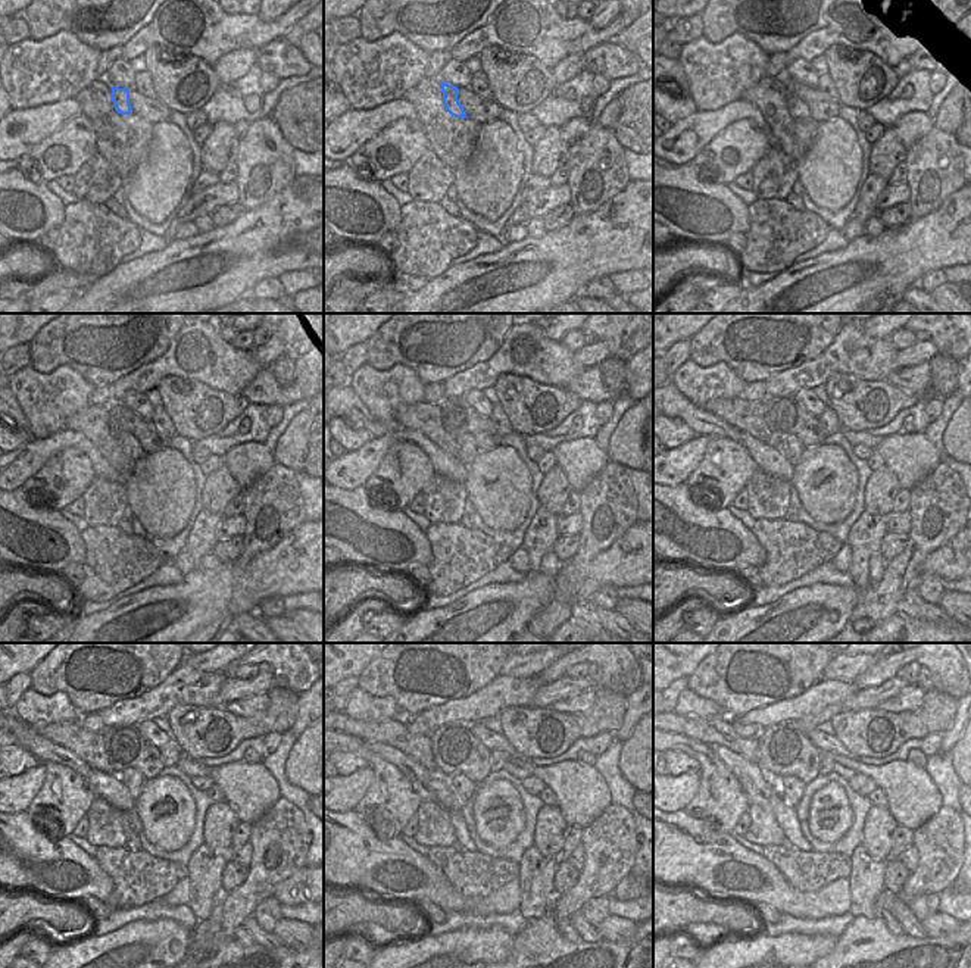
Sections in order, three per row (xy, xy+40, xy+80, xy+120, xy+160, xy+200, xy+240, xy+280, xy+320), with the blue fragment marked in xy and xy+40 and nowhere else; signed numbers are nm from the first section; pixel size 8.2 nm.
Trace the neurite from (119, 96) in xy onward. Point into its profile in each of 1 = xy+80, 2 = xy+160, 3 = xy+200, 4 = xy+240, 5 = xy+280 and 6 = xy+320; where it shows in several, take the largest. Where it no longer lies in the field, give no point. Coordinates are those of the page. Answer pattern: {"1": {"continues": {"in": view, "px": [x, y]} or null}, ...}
{"1": {"continues": {"in": "xy+80", "px": [781, 105]}}, "2": {"continues": {"in": "xy+160", "px": [467, 447]}}, "3": {"continues": {"in": "xy+200", "px": [792, 447]}}, "4": {"continues": {"in": "xy+240", "px": [133, 778]}}, "5": {"continues": {"in": "xy+280", "px": [462, 786]}}, "6": {"continues": {"in": "xy+320", "px": [792, 789]}}}

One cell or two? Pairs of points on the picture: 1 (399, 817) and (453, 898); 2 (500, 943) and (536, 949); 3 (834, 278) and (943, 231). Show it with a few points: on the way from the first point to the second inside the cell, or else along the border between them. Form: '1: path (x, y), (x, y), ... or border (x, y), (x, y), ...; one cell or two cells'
1: border (397, 834), (386, 837); two cells
2: border (514, 937), (512, 948), (508, 952); two cells
3: path (859, 259), (898, 259), (915, 249); one cell

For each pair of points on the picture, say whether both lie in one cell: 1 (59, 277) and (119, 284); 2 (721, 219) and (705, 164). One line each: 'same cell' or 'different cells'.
1: different cells
2: different cells

